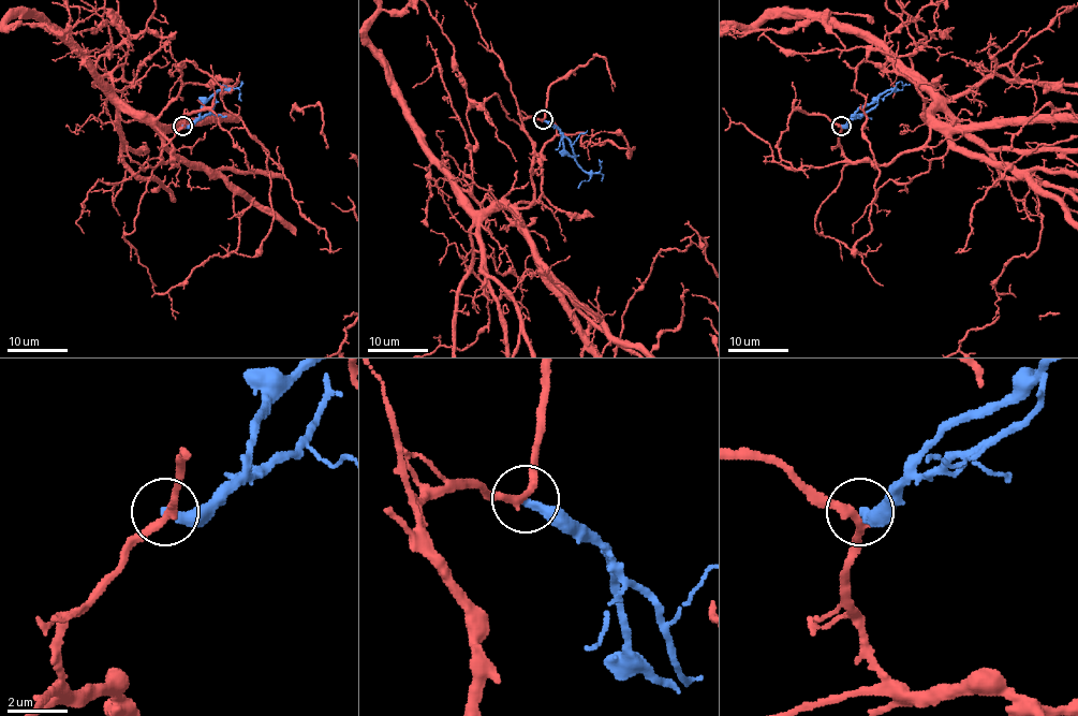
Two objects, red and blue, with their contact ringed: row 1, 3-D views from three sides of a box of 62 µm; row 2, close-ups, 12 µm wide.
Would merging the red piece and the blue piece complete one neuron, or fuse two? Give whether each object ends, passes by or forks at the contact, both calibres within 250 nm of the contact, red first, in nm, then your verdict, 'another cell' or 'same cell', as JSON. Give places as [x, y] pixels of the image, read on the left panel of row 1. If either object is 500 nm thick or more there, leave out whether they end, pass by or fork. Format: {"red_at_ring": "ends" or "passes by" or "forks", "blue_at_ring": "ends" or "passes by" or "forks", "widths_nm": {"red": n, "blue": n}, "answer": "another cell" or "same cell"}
{"red_at_ring": "passes by", "blue_at_ring": "ends", "widths_nm": {"red": 260, "blue": 320}, "answer": "another cell"}

